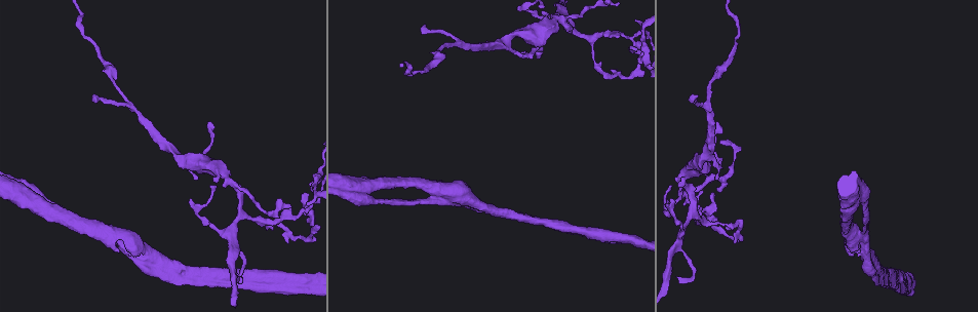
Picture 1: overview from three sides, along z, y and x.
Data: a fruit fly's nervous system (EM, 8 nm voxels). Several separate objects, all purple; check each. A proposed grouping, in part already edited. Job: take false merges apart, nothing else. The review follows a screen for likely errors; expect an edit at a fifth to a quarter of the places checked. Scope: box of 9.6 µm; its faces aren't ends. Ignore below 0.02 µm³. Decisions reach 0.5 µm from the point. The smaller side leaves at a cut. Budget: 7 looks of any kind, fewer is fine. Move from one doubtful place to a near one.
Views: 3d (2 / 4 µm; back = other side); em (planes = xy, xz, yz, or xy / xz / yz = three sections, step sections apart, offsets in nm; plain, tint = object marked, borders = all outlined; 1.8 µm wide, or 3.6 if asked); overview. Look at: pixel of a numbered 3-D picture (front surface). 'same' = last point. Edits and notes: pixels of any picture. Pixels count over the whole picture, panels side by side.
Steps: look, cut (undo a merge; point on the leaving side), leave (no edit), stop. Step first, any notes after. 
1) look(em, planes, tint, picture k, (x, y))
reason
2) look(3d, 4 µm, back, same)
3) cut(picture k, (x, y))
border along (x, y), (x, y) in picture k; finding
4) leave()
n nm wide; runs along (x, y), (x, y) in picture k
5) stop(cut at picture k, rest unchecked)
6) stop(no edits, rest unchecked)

look(em, xz, step 16, tint, picture 1, (703, 212))

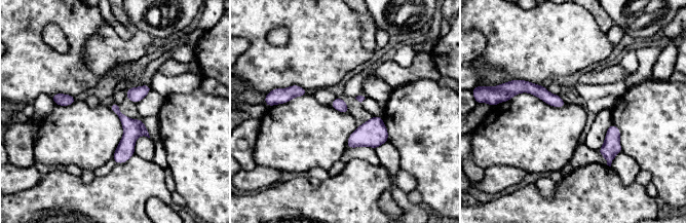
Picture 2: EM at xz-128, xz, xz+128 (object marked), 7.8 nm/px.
leave()
runs along (114, 106), (127, 123), (121, 160) in picture 2; all the same neuron

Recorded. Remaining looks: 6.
look(3d, 2 µm, back, picture 1, (505, 39))
side arm on a straight run

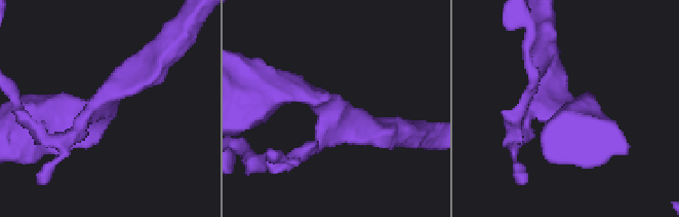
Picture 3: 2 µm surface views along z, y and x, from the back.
look(em, planes, borders, picture 3, (556, 106))
3 arms

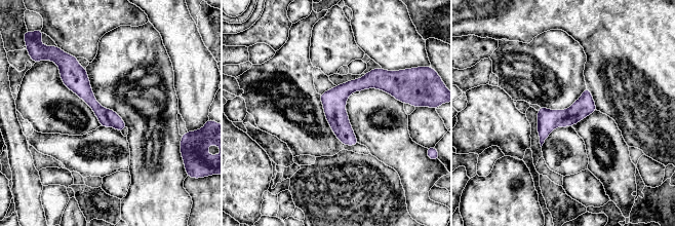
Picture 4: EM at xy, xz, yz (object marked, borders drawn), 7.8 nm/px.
leave()
runs along (75, 62), (90, 101), (121, 127) in picture 4; continuous, no second neuron

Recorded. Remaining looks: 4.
look(em, xz, step 8, tint, picture 1, (437, 186))
three arms meet

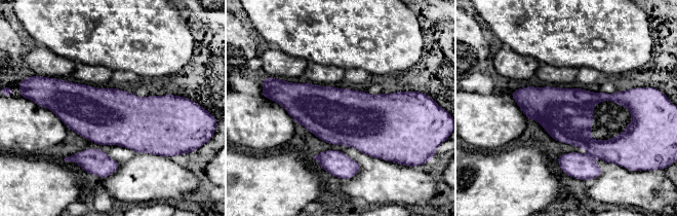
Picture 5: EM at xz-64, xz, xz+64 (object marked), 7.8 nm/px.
leave()
continuous, no second neuron

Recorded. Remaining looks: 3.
stop(no edits, rest unchecked)

